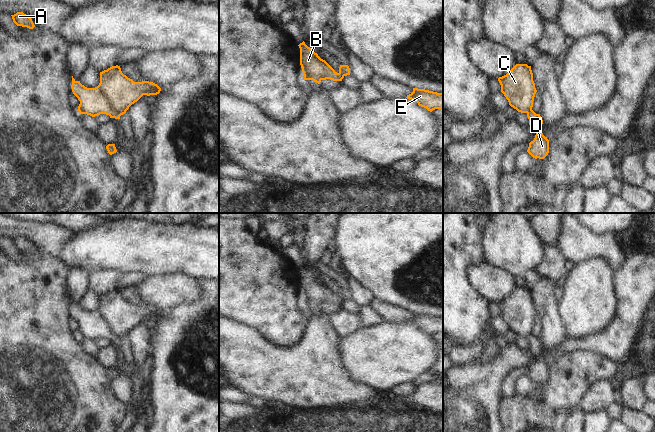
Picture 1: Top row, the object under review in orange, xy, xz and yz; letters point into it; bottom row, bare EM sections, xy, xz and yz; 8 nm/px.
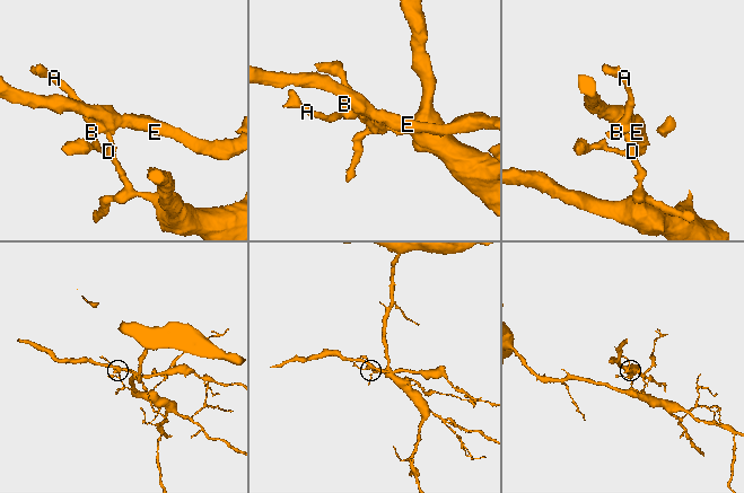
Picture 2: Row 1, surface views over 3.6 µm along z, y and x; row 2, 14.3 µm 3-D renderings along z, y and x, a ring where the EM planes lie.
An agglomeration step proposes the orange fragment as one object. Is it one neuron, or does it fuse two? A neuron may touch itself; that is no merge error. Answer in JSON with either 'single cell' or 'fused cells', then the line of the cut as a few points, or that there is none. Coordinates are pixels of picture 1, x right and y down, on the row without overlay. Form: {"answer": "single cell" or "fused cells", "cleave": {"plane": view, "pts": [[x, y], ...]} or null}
{"answer": "fused cells", "cleave": {"plane": "xy", "pts": [[97, 310], [111, 331], [120, 339]]}}

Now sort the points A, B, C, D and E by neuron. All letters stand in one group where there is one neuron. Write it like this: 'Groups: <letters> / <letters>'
Groups: A B D / C E

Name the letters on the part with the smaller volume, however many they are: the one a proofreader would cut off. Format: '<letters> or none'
C, E

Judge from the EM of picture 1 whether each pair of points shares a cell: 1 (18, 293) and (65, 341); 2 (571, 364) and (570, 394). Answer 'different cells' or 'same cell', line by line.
1: same cell
2: same cell

